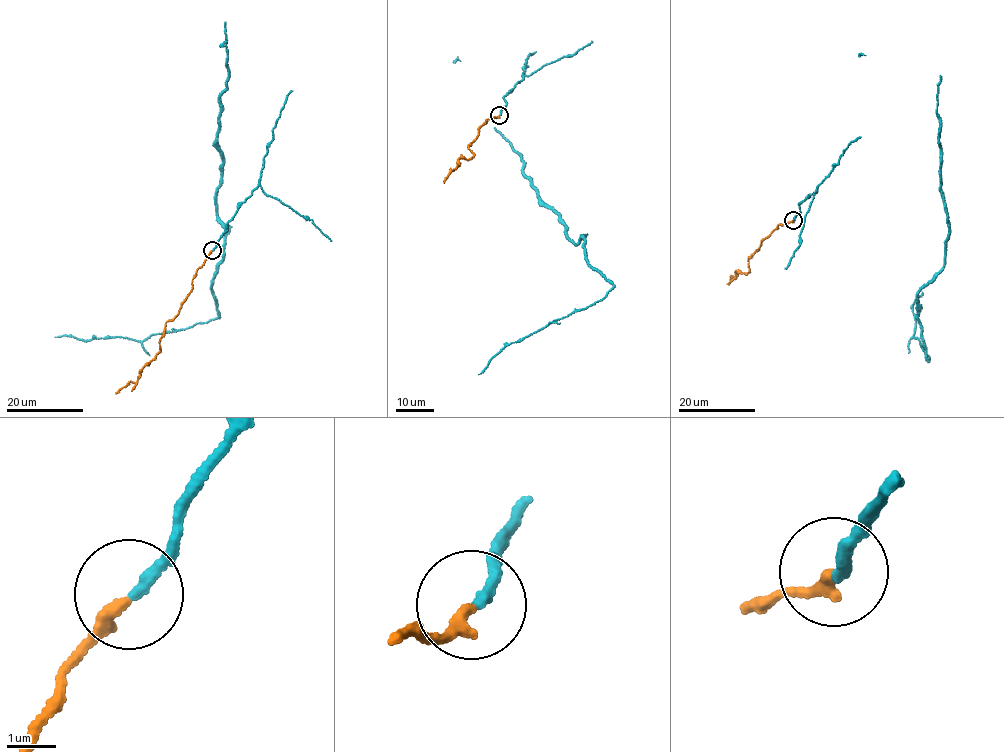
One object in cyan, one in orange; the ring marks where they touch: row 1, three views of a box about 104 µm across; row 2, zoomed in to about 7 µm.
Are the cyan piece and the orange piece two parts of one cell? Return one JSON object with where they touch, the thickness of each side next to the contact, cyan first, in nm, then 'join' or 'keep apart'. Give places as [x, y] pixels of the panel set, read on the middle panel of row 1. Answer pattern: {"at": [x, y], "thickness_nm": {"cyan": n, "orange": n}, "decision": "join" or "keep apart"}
{"at": [499, 115], "thickness_nm": {"cyan": 240, "orange": 280}, "decision": "keep apart"}

